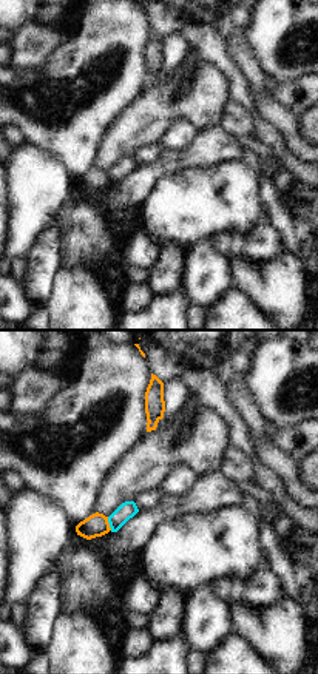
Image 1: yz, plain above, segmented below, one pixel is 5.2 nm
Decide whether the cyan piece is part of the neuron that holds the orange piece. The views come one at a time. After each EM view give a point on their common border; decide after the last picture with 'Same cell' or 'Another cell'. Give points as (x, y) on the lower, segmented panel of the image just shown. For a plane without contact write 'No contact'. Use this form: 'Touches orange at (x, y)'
Touches orange at (108, 523)

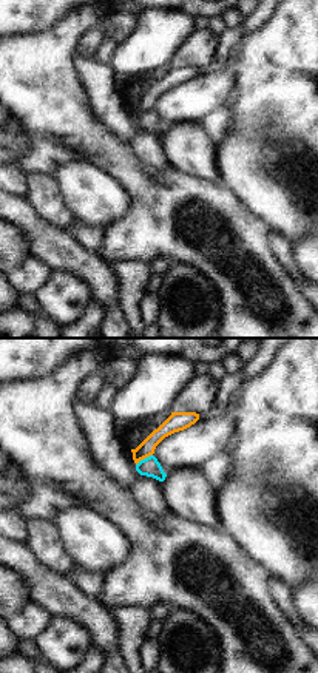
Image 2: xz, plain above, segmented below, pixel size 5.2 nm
Touches orange at (144, 457)

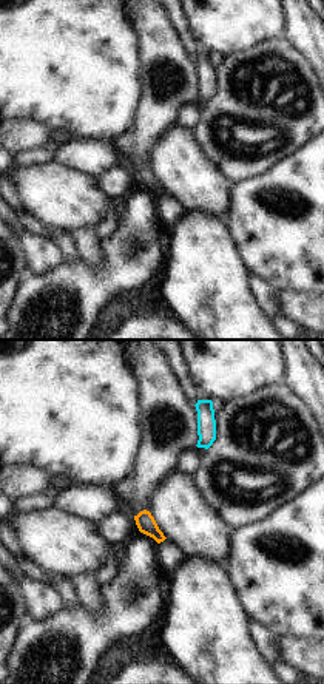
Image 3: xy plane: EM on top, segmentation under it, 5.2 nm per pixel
No contact

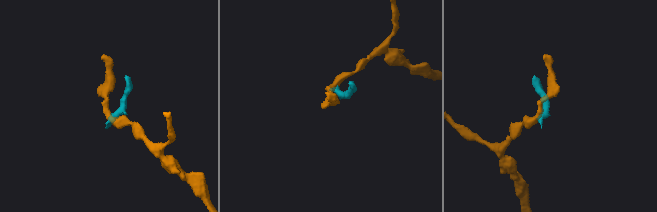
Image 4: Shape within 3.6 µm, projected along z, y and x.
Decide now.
Another cell

